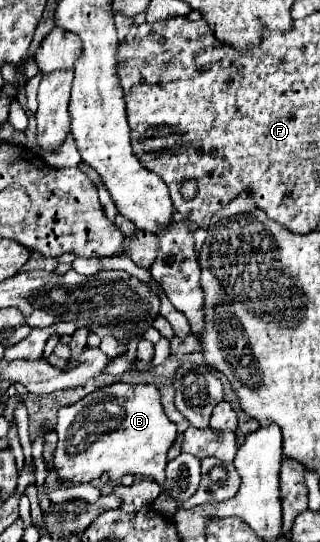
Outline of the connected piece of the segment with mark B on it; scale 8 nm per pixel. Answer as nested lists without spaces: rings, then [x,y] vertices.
[[[113,383],[97,389],[77,403],[59,409],[55,431],[59,443],[53,467],[59,469],[59,477],[65,481],[77,485],[107,473],[109,481],[119,483],[123,475],[131,473],[151,477],[165,489],[167,451],[177,437],[177,425],[165,415],[157,385]]]

